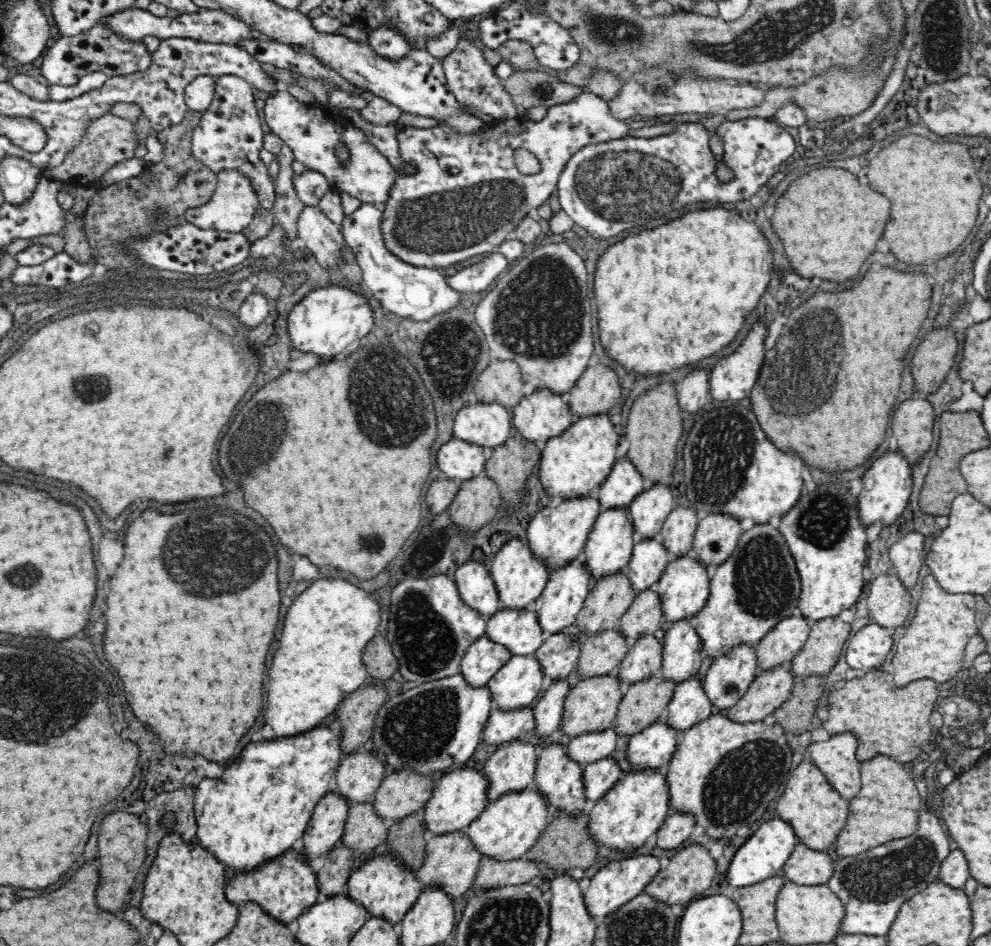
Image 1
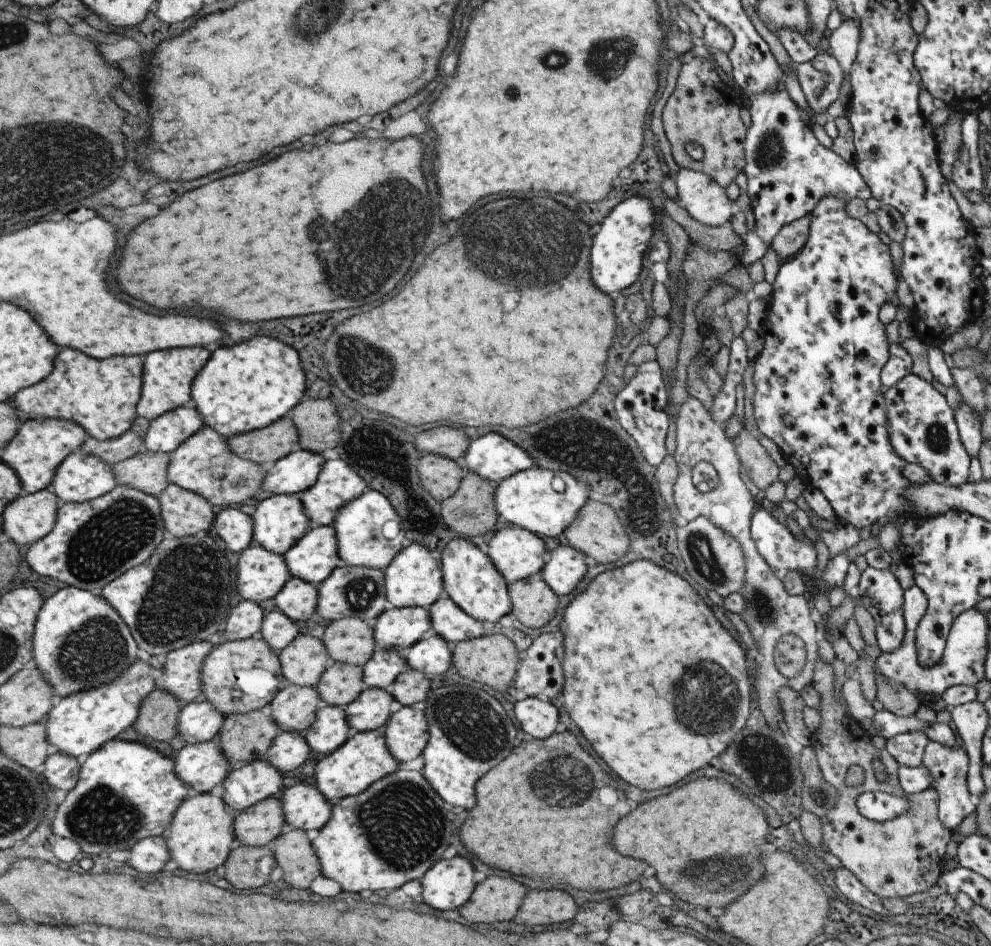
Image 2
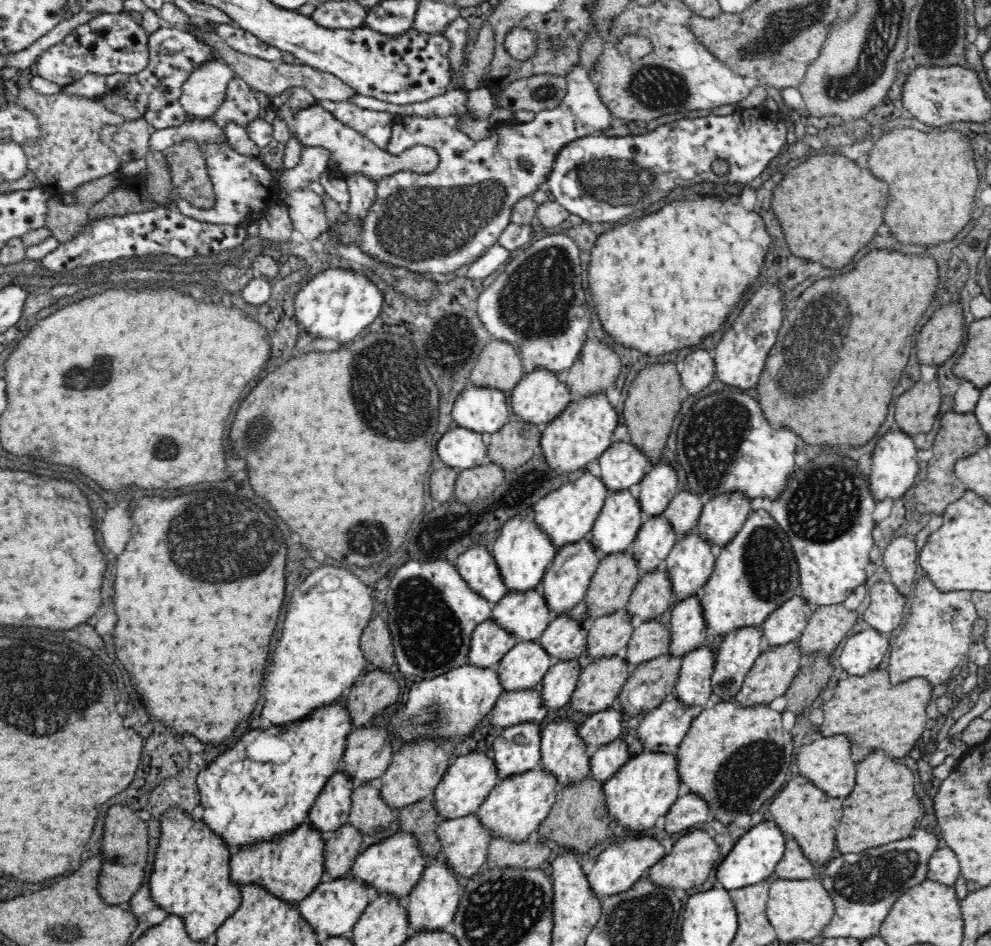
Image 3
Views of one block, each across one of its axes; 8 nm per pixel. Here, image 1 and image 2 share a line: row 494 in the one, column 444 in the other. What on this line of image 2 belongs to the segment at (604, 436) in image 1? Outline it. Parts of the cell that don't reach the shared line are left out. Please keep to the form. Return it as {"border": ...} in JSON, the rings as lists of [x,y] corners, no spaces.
{"border":[[[468,538],[450,540],[442,550],[440,569],[443,593],[471,618],[495,624],[501,616],[511,612],[510,601],[503,575],[492,565],[489,557],[474,546]]]}

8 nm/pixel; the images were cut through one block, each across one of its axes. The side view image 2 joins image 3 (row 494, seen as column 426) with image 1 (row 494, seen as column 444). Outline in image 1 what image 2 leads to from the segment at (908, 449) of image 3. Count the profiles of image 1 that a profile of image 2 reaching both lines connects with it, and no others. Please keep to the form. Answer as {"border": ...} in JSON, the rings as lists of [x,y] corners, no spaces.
{"border":[[[898,451],[886,452],[880,460],[872,464],[872,468],[864,474],[862,480],[862,492],[858,496],[858,518],[863,528],[870,528],[877,522],[882,523],[884,528],[896,524],[898,517],[905,511],[912,490],[912,475],[915,469],[910,468],[906,458],[900,456]]]}

